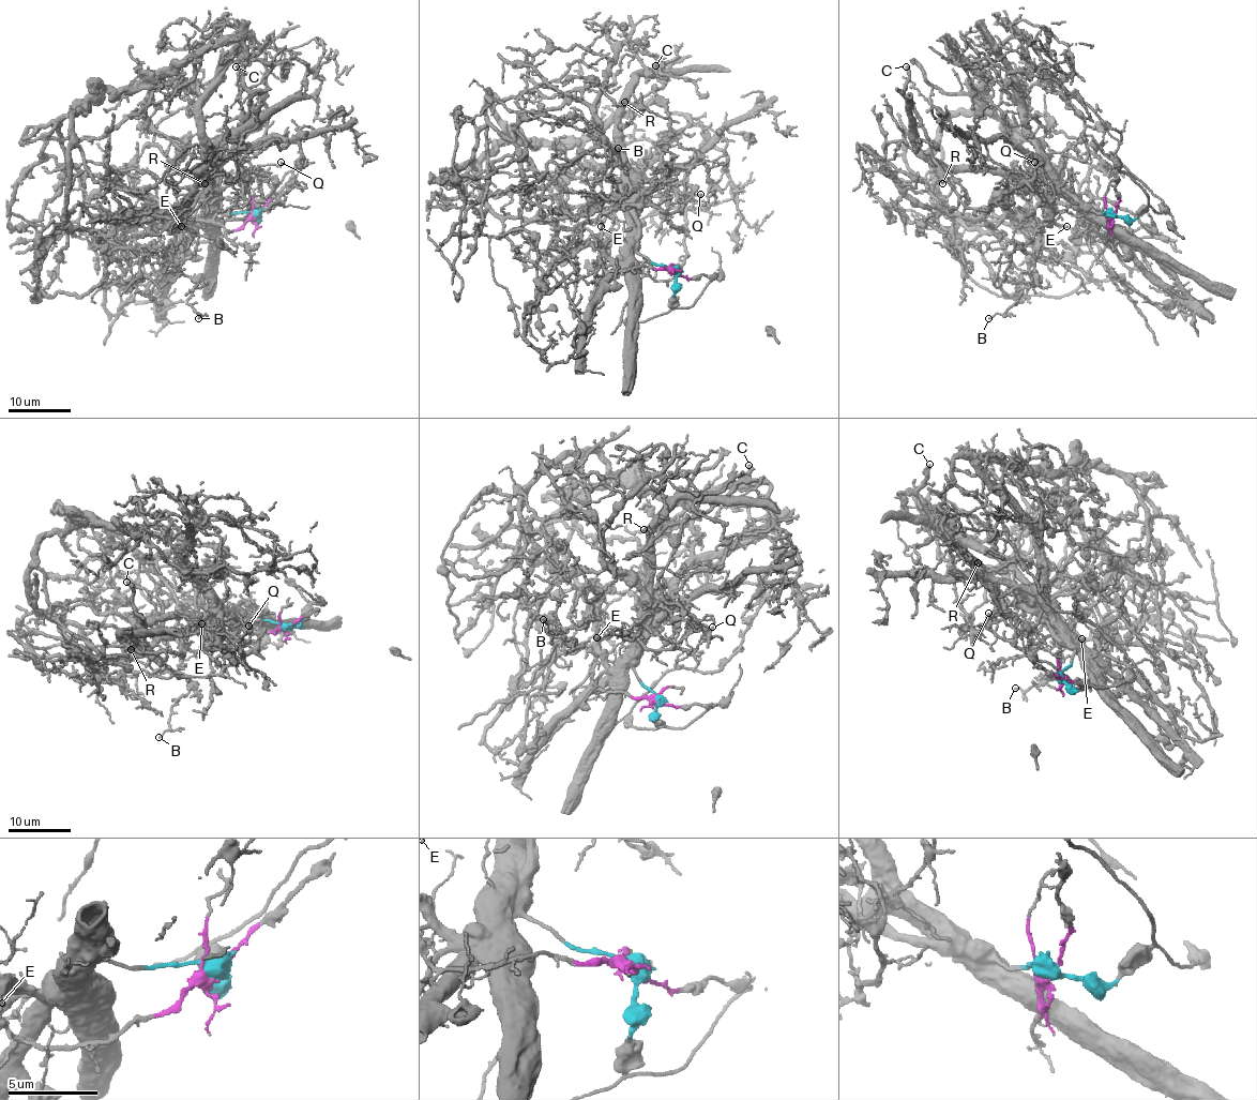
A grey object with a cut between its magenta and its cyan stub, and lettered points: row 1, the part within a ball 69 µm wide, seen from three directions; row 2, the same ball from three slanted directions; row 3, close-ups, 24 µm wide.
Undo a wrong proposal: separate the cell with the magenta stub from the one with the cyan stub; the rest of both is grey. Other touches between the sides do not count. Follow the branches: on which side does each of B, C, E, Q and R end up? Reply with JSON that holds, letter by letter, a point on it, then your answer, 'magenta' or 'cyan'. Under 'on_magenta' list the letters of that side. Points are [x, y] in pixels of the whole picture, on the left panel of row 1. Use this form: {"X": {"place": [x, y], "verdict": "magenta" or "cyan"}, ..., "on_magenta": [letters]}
{"B": {"place": [198, 318], "verdict": "cyan"}, "C": {"place": [236, 66], "verdict": "cyan"}, "E": {"place": [181, 226], "verdict": "cyan"}, "Q": {"place": [281, 162], "verdict": "cyan"}, "R": {"place": [205, 183], "verdict": "cyan"}, "on_magenta": []}

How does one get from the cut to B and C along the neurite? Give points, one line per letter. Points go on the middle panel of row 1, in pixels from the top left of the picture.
B: (672, 272), (637, 252), (627, 201), (640, 201), (587, 208), (617, 191), (607, 176), (618, 148)
C: (672, 272), (637, 252), (620, 150), (620, 117), (632, 83), (665, 79), (670, 63), (655, 65)

